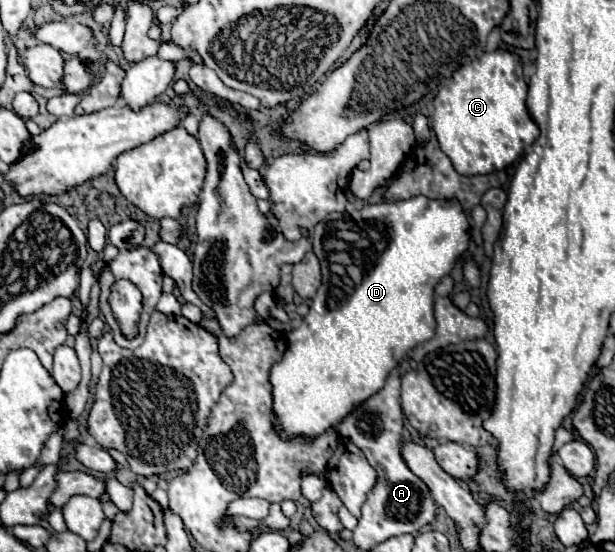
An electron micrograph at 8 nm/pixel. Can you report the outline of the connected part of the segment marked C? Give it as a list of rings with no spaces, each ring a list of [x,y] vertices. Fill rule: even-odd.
[[[504,48],[464,64],[452,74],[450,84],[440,86],[434,98],[432,130],[458,174],[476,176],[504,170],[520,160],[524,148],[534,144],[540,128],[528,114],[526,90],[520,56]]]

